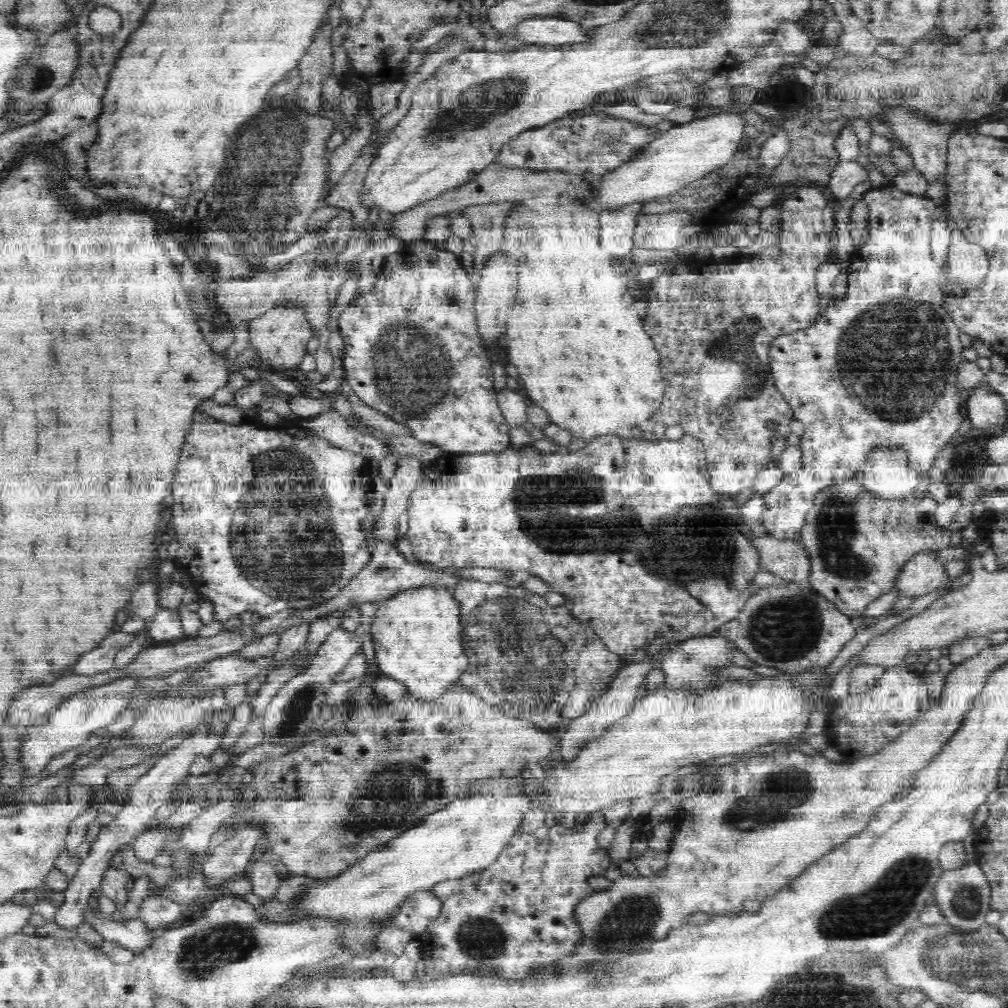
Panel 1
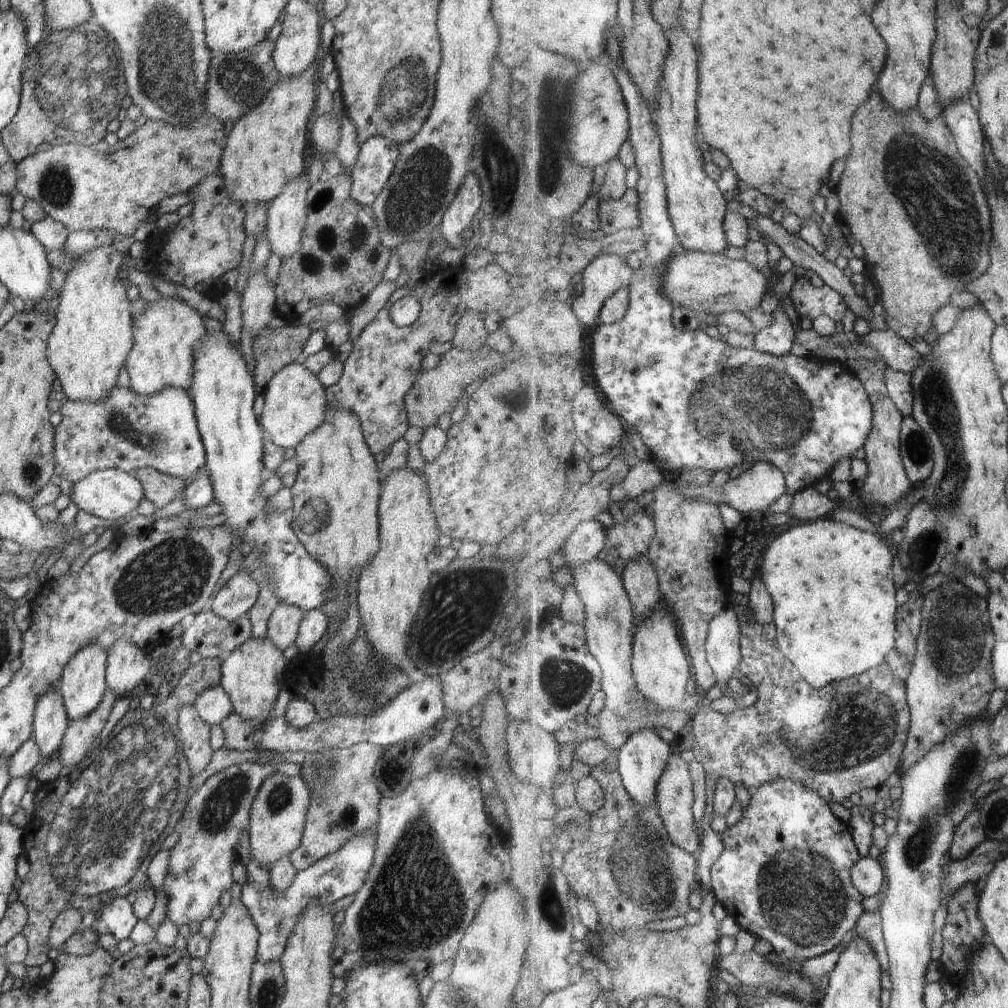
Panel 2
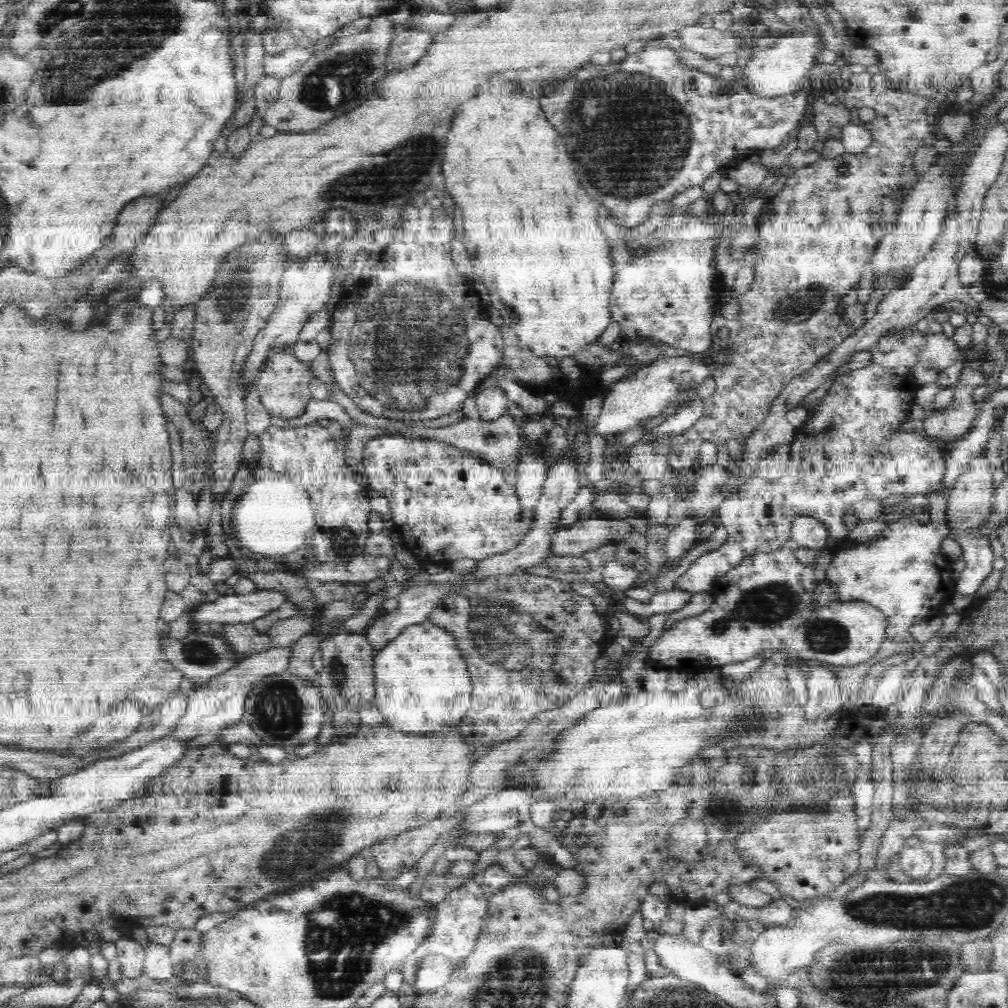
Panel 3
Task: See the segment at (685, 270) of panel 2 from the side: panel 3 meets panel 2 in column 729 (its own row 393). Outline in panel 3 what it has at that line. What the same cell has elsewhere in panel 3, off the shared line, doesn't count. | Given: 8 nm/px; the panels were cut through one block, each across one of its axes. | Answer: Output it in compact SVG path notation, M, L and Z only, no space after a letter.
M274 350L258 374L254 384L255 391L270 416L292 420L306 412L308 402L313 398L309 389L309 380L312 376L313 372L308 362L298 360L290 350Z

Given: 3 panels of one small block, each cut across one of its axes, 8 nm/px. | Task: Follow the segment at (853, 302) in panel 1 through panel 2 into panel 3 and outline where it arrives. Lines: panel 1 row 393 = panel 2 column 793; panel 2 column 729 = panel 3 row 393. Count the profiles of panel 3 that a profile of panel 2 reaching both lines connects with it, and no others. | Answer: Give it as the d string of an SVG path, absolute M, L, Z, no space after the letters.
M910 327L890 332L891 338L884 338L874 348L870 348L873 361L870 365L851 371L849 374L835 376L833 384L822 398L820 406L809 413L806 422L798 429L790 444L790 462L785 474L776 481L762 481L760 475L746 479L744 484L736 488L734 494L724 496L718 510L717 524L728 532L724 544L716 550L698 556L690 566L674 580L673 588L679 588L691 593L712 591L716 580L727 570L740 564L746 554L752 552L772 552L780 548L783 542L790 541L791 523L800 516L817 519L827 531L829 548L844 545L847 542L848 529L845 528L845 511L856 500L882 500L890 495L910 495L927 503L931 497L944 497L947 508L947 536L956 540L962 549L966 561L965 569L955 579L955 590L962 594L975 594L990 572L996 559L992 552L992 544L988 534L984 534L982 526L976 528L961 528L951 526L948 522L948 506L951 502L951 490L947 488L946 460L944 453L936 444L917 434L894 434L894 430L908 419L914 394L920 388L913 382L911 364L917 353L915 346L921 341L921 335L914 333Z

